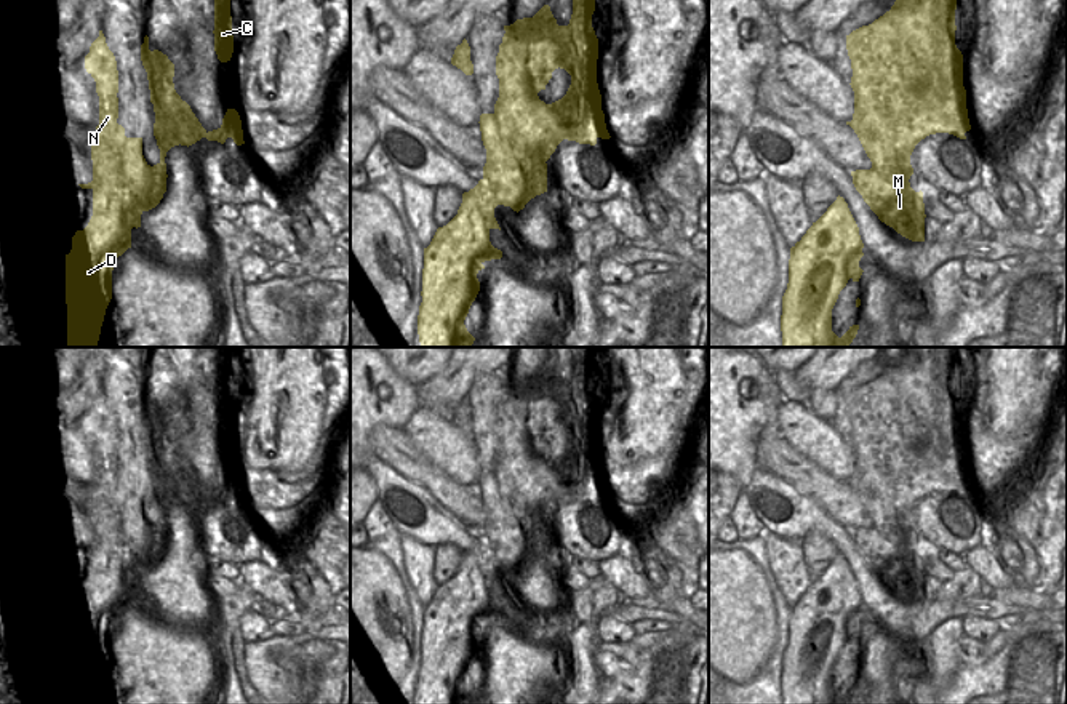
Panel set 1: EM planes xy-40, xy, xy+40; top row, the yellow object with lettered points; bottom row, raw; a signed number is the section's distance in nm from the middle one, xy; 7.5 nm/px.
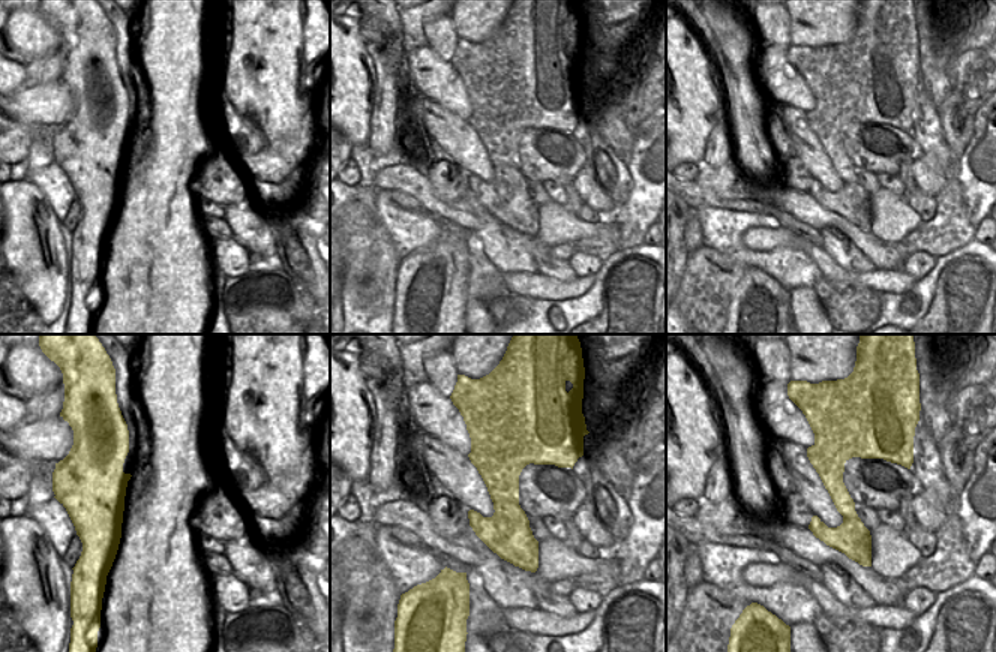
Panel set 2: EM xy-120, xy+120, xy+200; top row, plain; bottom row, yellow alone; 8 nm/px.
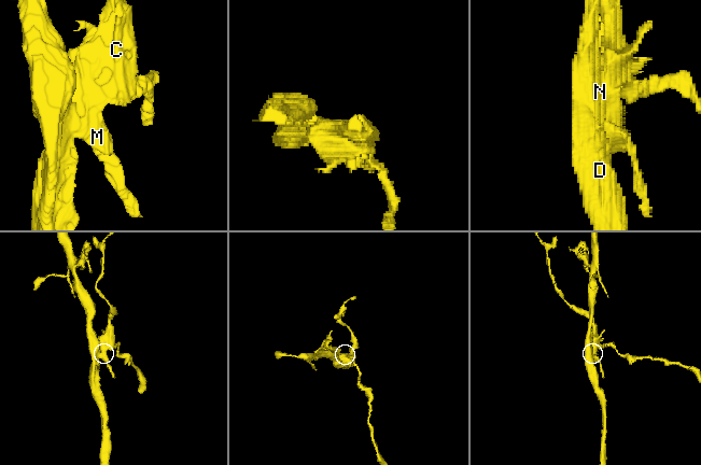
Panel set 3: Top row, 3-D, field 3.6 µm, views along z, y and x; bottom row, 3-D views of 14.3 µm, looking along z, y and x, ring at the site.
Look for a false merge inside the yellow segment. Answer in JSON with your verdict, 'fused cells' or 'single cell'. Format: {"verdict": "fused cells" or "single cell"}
{"verdict": "fused cells"}

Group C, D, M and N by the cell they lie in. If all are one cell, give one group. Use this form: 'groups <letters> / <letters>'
groups C M / D N

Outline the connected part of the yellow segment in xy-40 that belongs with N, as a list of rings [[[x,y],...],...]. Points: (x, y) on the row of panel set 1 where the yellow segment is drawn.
[[[102,30],[91,43],[90,53],[85,56],[85,69],[96,82],[99,96],[99,125],[96,126],[96,139],[91,142],[93,181],[78,184],[82,189],[93,190],[93,216],[83,230],[77,230],[72,237],[72,250],[66,254],[66,304],[67,304],[67,347],[98,347],[101,326],[106,309],[112,299],[112,270],[118,256],[131,248],[131,229],[141,227],[141,208],[138,198],[147,192],[166,192],[166,163],[150,166],[142,155],[142,138],[126,138],[125,128],[117,123],[118,118],[118,70],[114,53],[106,43]]]

